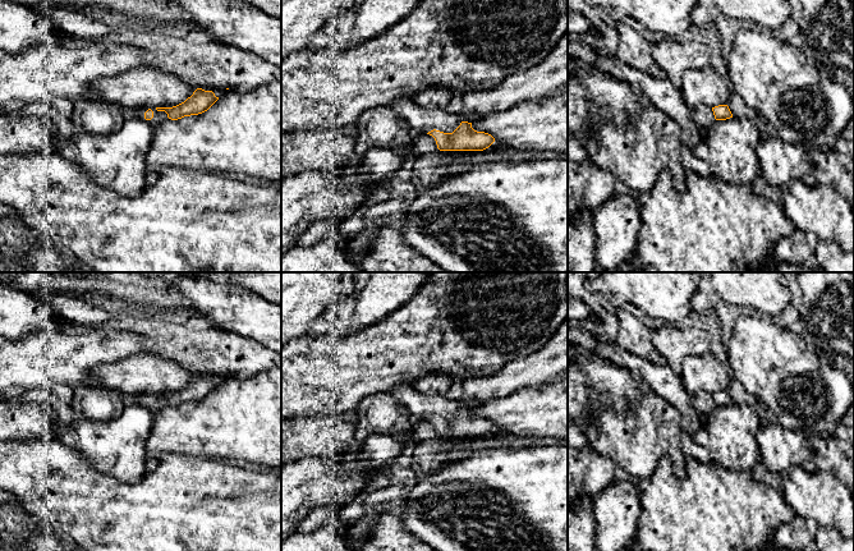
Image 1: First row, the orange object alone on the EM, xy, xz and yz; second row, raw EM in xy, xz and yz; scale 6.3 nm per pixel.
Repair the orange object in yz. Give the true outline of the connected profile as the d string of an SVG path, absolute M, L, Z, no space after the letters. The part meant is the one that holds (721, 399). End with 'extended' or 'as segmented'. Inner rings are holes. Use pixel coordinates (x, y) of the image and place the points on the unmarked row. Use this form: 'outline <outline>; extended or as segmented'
outline M699 391L692 396L693 408L703 413L711 413L716 407L726 407L733 404L733 400L727 391L718 391L710 394Z; extended

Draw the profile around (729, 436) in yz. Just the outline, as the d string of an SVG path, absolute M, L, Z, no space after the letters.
M730 404L716 407L706 426L692 438L725 469L750 473L761 460L756 442L761 428L759 417L752 407Z

